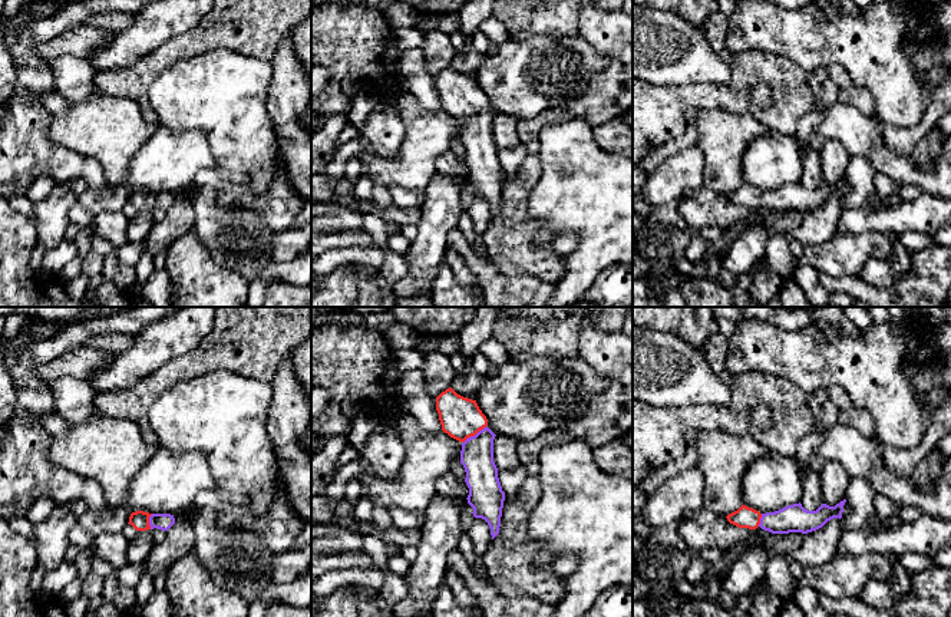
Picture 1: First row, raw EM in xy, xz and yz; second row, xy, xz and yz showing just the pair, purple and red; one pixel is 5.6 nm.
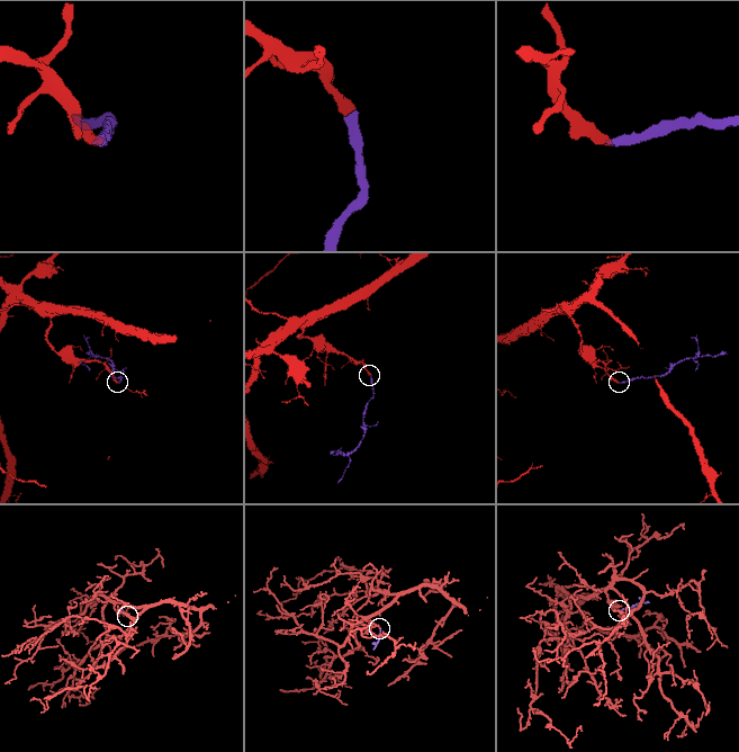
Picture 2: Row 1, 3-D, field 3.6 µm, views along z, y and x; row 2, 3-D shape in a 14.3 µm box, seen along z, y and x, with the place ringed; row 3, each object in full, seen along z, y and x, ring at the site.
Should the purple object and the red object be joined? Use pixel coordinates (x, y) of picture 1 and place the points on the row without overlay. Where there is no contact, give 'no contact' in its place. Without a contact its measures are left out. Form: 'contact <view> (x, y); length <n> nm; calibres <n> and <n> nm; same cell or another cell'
contact xz (476, 112); length 170 nm; calibres 190 and 240 nm; same cell

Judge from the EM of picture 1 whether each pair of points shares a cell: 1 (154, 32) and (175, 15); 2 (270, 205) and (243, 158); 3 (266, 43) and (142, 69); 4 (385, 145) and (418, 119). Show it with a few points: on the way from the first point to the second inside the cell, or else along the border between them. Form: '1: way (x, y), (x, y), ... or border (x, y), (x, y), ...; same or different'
1: way (159, 26), (169, 16); same
2: border (277, 162), (261, 192), (231, 180); different
3: way (235, 38), (204, 38), (172, 50); same
4: border (385, 102), (403, 124), (403, 142), (389, 158); different

